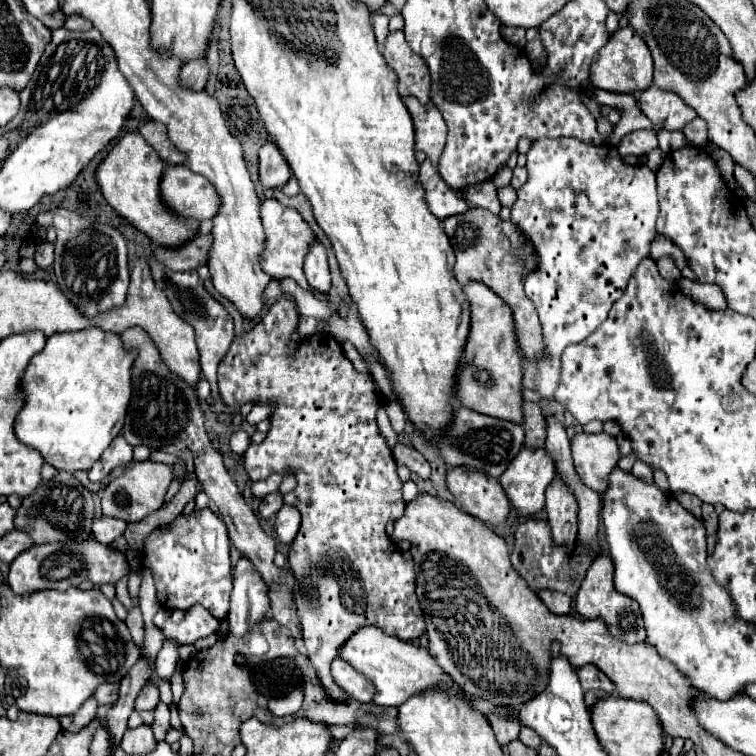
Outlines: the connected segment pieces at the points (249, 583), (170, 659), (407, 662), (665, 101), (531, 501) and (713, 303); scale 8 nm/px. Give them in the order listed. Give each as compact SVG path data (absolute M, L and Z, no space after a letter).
M241 558L233 570L233 592L231 592L231 610L227 614L229 634L245 636L249 628L265 620L269 610L267 584L253 568L247 558Z
M167 638L165 644L163 644L163 648L161 648L161 652L157 654L157 662L155 662L157 672L155 672L155 674L157 674L161 680L169 682L171 676L173 676L173 672L175 672L177 658L179 658L179 654L177 654L177 642L173 642L173 640Z
M373 626L361 628L357 634L353 634L349 638L349 642L345 642L345 648L341 648L339 656L343 660L347 660L349 664L353 664L353 668L359 668L359 672L375 684L375 698L373 698L375 704L401 706L407 698L411 698L415 694L425 694L429 690L443 690L447 696L459 696L463 700L467 700L471 704L471 708L479 710L483 716L495 714L501 718L513 718L513 720L521 722L519 708L495 706L487 700L473 700L451 680L451 676L437 664L437 660L425 648L415 646L411 642L403 642L395 636L389 636L389 634L381 632L379 628L373 628Z
M649 86L647 90L641 92L641 110L643 114L663 130L683 130L685 124L689 124L697 114L693 108L689 108L677 94Z
M521 448L499 482L519 514L535 514L545 506L545 488L553 478L555 466L545 448Z
M683 278L683 280L681 280L681 290L683 290L687 296L691 296L693 300L705 304L705 306L711 308L711 310L727 308L725 296L723 296L721 288L717 288L715 284L697 284L697 282L693 282L693 280Z

